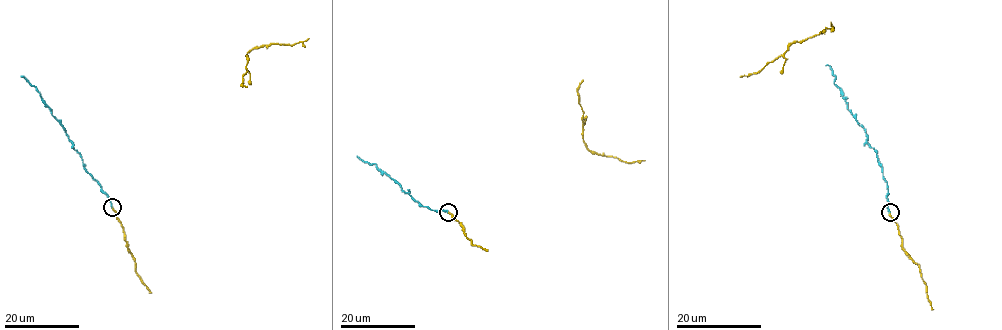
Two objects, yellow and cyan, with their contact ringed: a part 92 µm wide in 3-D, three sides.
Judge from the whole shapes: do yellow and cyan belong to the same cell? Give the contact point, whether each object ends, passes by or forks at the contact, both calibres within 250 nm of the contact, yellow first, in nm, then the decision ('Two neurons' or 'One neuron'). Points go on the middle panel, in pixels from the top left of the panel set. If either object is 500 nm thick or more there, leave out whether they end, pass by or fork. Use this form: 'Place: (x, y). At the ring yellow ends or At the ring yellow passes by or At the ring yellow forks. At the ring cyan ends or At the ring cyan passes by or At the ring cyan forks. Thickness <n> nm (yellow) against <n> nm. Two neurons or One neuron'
Place: (448, 212). At the ring yellow ends. At the ring cyan ends. Thickness 240 nm (yellow) against 240 nm. One neuron

